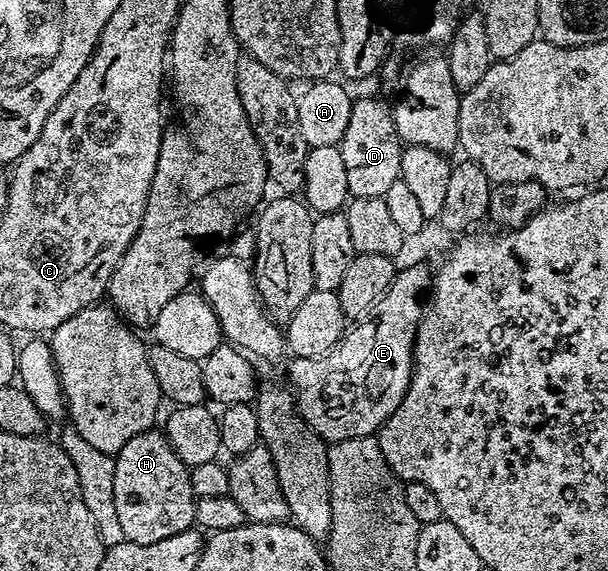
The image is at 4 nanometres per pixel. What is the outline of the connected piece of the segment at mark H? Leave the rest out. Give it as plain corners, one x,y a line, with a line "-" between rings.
160,429
131,436
115,455
115,512
123,527
125,541
155,544
194,525
198,497
191,486
190,467
173,450

